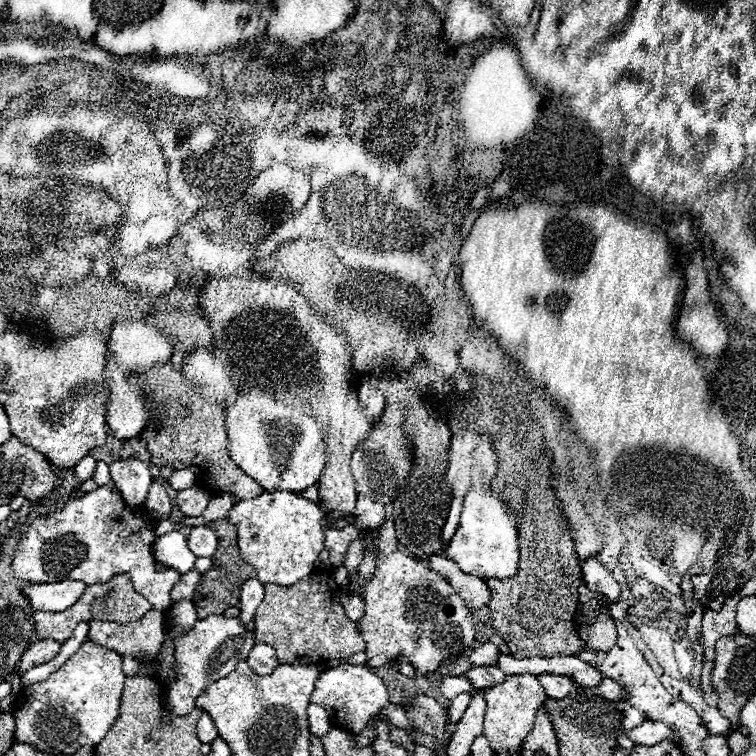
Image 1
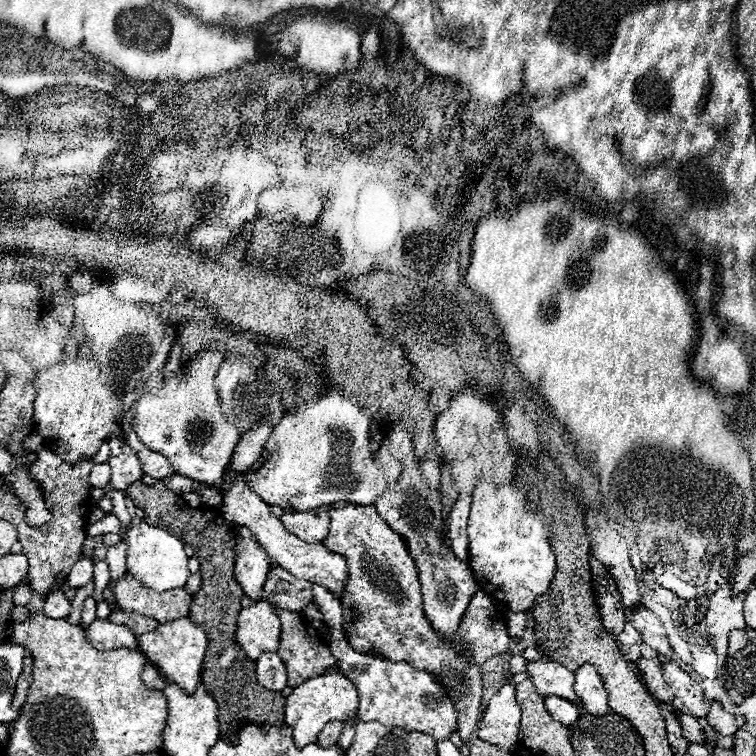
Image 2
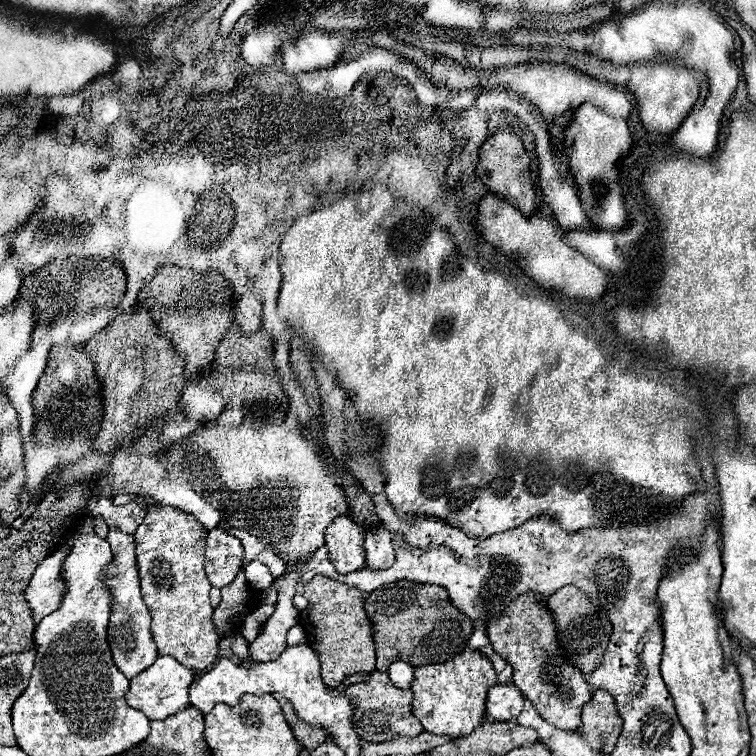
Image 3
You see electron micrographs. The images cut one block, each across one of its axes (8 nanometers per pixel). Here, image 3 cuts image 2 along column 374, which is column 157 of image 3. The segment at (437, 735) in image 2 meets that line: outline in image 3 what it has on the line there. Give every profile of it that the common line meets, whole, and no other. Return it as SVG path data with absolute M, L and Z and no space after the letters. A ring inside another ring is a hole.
M154 662L150 668L146 668L136 678L130 680L126 702L130 708L144 712L148 720L166 720L166 716L182 712L186 706L190 706L188 688L194 676L196 672L188 666L182 666L180 662Z

